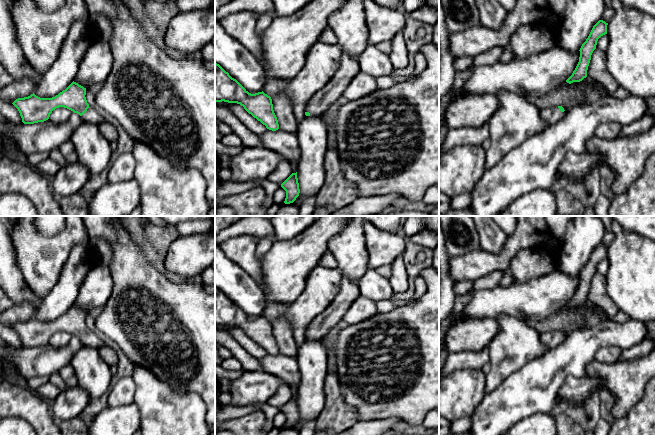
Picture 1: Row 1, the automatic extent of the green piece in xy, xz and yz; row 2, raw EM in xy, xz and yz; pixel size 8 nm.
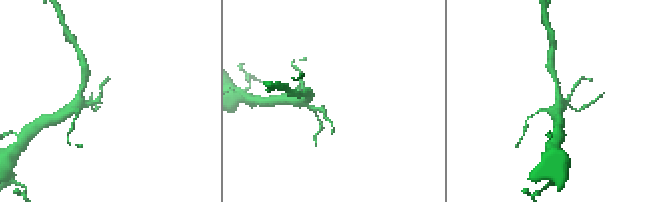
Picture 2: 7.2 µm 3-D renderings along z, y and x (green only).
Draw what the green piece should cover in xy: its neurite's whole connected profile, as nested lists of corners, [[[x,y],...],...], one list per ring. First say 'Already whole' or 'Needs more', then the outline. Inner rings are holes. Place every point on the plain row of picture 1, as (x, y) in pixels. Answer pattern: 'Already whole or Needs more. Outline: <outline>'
Needs more. Outline: [[[73,305],[55,321],[40,322],[33,317],[16,323],[12,328],[18,333],[24,348],[44,346],[53,334],[64,331],[79,338],[84,346],[99,349],[105,344],[94,331],[89,330],[85,319],[86,312]]]

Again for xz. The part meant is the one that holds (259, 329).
Already whole. Outline: [[[215,286],[215,326],[222,325],[240,328],[269,354],[279,353],[271,321],[263,315],[255,318],[249,317]]]

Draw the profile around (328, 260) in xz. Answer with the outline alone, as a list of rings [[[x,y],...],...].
[[[330,251],[322,256],[319,265],[325,268],[337,269],[337,261]]]

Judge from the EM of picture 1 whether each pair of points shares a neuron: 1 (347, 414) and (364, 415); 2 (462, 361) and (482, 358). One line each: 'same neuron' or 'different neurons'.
1: different neurons
2: same neuron

